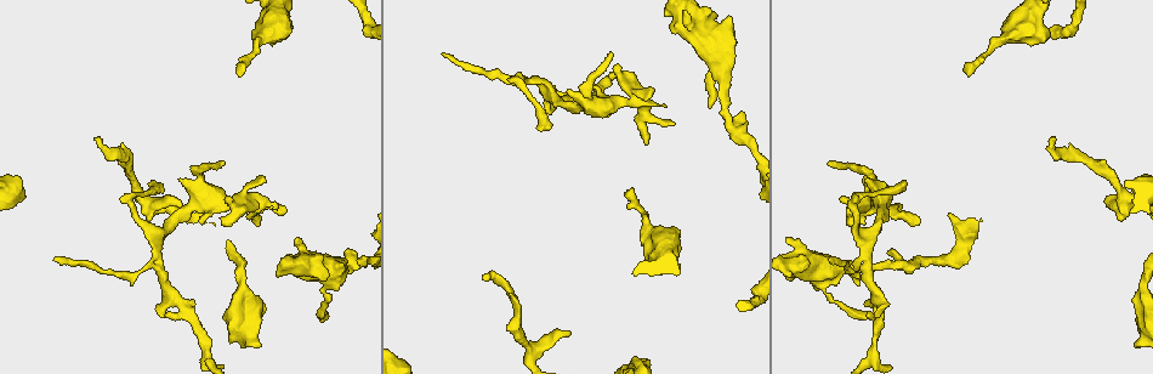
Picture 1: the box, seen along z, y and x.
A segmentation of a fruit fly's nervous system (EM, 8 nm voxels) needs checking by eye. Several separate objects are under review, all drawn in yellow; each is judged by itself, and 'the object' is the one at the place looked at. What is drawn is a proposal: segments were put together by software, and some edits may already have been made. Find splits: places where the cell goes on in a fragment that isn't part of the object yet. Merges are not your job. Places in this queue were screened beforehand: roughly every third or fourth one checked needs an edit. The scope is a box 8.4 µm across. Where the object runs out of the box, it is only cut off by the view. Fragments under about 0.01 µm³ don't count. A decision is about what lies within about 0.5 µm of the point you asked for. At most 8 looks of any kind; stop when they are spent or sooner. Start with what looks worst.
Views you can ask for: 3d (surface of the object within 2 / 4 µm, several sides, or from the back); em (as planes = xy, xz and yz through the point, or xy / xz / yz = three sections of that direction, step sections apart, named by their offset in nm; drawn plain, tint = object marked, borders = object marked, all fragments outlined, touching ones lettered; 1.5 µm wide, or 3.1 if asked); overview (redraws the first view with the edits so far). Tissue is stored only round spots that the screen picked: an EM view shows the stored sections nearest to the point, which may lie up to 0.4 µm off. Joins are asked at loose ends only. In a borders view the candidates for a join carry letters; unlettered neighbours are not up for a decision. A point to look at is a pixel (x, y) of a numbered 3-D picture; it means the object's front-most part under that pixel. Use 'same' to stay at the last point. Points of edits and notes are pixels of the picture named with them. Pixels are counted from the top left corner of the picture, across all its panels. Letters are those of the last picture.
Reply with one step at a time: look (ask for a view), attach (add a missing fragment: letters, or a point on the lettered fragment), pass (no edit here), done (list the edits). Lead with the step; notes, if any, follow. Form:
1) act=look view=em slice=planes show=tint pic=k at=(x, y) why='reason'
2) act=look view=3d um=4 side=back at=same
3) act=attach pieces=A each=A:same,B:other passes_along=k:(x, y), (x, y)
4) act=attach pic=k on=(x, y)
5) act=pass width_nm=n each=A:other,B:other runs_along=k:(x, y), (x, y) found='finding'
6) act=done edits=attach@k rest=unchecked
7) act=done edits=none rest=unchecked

act=look view=em slice=planes show=plain pic=1 at=(1053, 137) why='thin end'

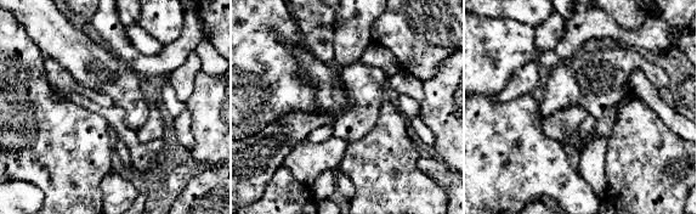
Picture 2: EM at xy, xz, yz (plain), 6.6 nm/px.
act=look view=em slice=planes show=borders at=same

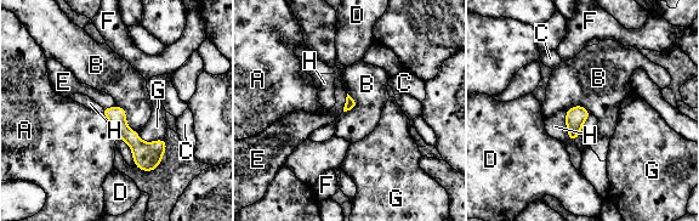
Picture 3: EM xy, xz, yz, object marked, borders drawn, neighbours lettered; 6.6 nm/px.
act=attach pieces=H each=A:other,B:other,C:other,D:other,E:other,F:other,G:other,H:same passes_along=3:(577, 115), (566, 125), (555, 126) found='the cell continues'

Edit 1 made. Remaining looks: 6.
act=look view=overview why='see it whole again'

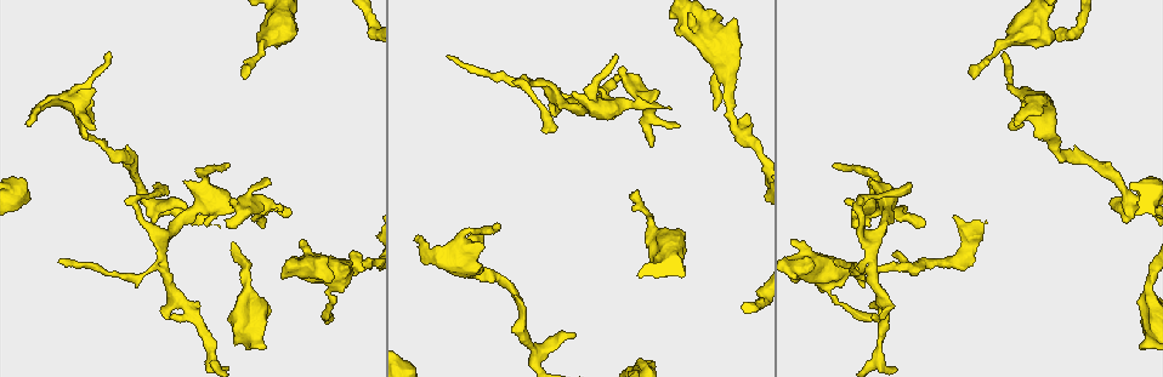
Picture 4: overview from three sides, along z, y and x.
act=look view=em slice=planes show=borders pic=4 at=(716, 109) why='branch stops here'

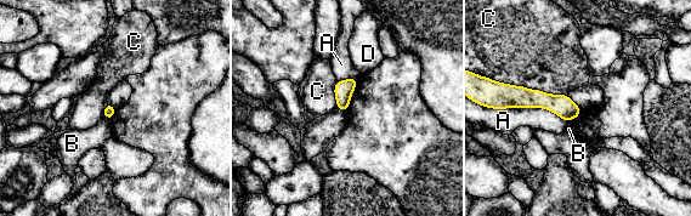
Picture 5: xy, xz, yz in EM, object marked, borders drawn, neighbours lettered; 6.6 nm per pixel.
act=pass each=A:other,B:other,C:other,D:other found='no lettered fragment goes on from it'

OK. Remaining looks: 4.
act=look view=em slice=planes show=borders pic=4 at=(280, 210) why='free end'

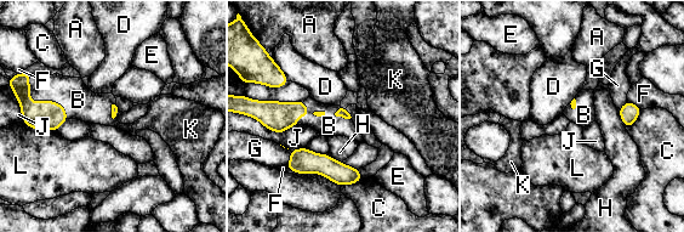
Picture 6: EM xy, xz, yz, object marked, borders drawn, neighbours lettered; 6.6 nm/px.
act=attach pieces=B longest_contact=C:320nm each=A:other,B:same,C:other,D:other,E:other,F:other,G:other,H:other,J:other,K:other,L:other passes_along=6:(44, 114), (47, 101), (78, 100) found='it goes on there'

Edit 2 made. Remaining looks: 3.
act=done edits=attach@3,attach@6 rest=unchecked

